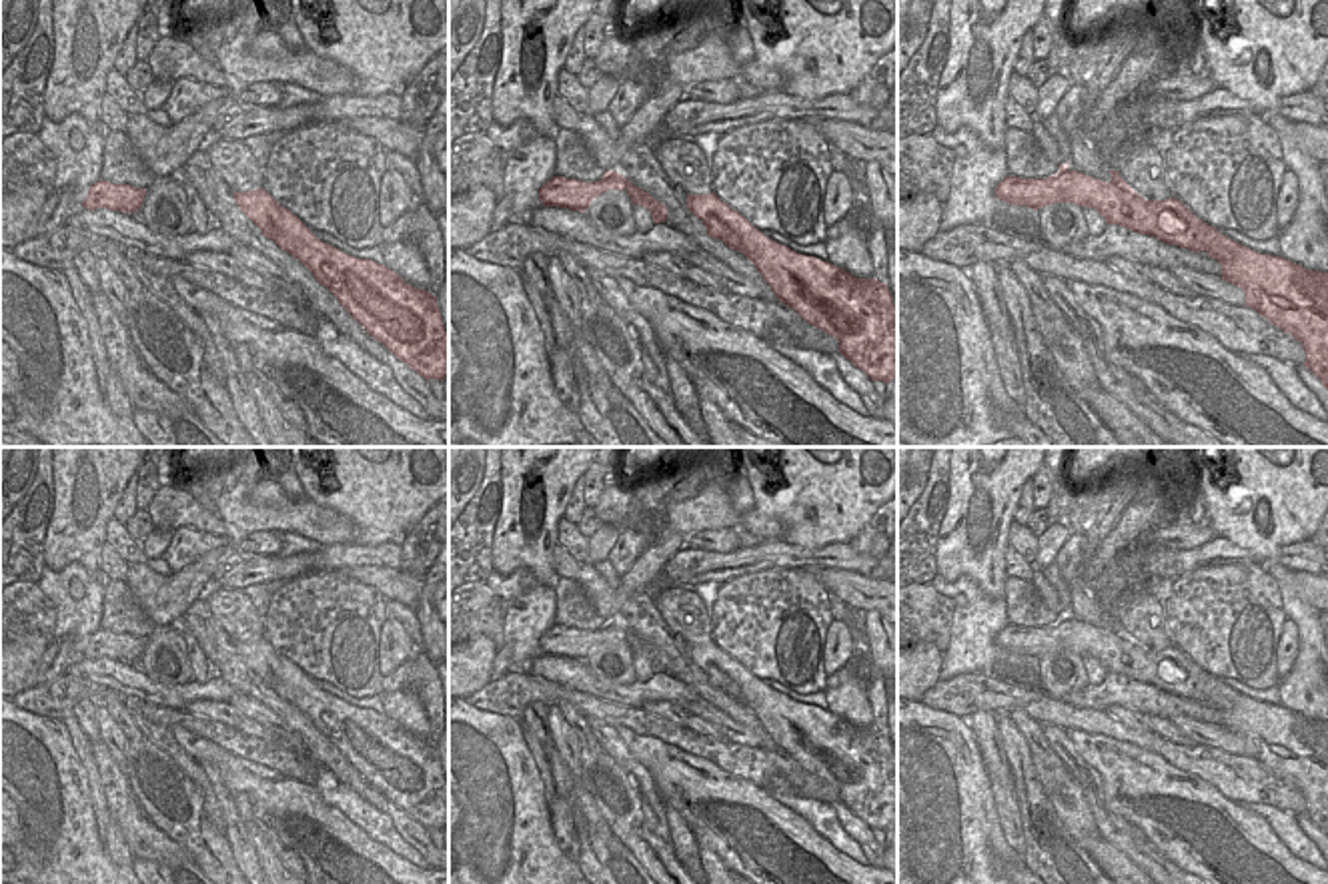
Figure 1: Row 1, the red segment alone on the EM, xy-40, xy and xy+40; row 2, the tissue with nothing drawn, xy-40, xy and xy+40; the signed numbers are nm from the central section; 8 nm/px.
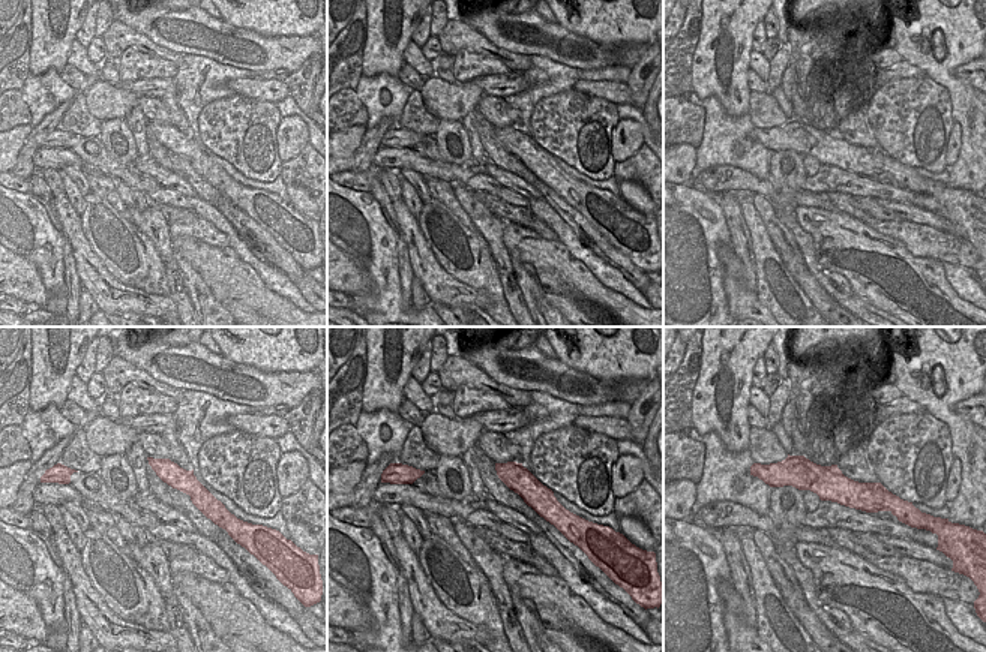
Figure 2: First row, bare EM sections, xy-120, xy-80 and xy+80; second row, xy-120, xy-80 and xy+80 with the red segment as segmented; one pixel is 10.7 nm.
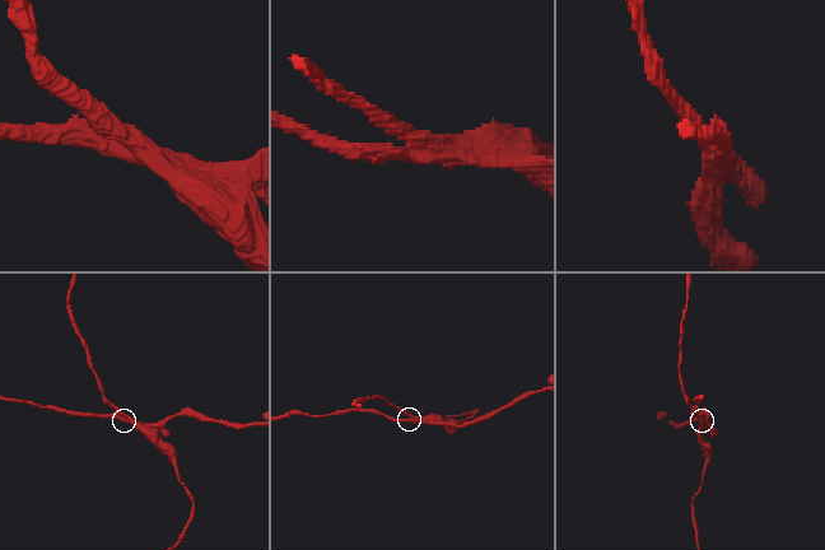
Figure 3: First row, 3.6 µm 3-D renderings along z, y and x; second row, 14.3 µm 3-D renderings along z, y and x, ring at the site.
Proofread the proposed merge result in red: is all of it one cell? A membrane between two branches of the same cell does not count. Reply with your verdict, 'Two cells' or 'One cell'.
Two cells

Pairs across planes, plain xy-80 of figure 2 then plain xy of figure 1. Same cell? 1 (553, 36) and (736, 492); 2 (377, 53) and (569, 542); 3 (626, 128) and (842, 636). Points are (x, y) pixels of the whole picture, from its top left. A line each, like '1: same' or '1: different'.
1: different
2: different
3: same

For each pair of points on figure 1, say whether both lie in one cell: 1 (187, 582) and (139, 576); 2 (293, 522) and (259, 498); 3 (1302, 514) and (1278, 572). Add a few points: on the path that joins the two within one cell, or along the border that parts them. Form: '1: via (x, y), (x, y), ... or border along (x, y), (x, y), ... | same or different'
1: via (175, 584), (151, 584) | same
2: via (285, 516), (267, 506) | same
3: via (1288, 528), (1272, 544), (1272, 558) | same

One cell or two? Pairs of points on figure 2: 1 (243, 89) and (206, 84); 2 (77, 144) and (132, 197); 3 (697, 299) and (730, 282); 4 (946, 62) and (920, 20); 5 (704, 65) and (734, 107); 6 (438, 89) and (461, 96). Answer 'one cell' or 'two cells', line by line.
1: two cells
2: two cells
3: two cells
4: one cell
5: one cell
6: one cell

